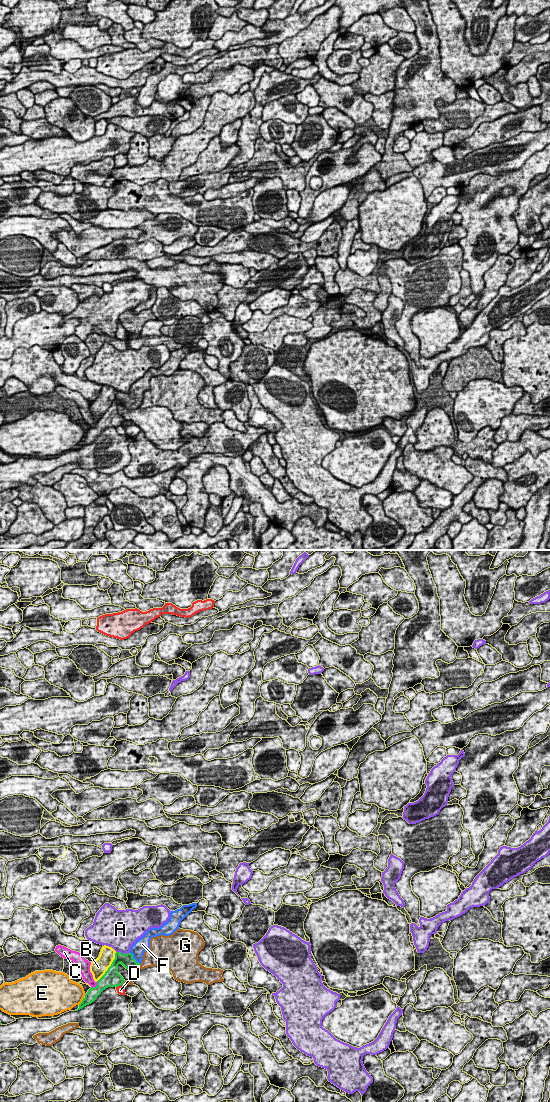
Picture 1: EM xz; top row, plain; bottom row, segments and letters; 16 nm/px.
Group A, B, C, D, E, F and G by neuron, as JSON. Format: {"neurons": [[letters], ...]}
{"neurons": [["A"], ["B"], ["C"], ["D"], ["E"], ["F"], ["G"]]}

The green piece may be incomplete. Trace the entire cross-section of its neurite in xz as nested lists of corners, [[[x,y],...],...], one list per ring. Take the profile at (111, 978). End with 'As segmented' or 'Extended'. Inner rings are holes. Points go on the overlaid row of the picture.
[[[192,903],[189,905],[183,905],[180,909],[175,911],[171,911],[168,921],[160,928],[149,929],[131,946],[129,953],[122,954],[121,952],[116,952],[115,959],[113,960],[111,966],[98,980],[97,985],[88,990],[82,1002],[79,1004],[79,1008],[75,1011],[78,1011],[84,1006],[94,1002],[106,988],[121,986],[125,980],[118,973],[118,965],[121,963],[128,970],[138,968],[142,963],[144,952],[150,949],[151,938],[160,935],[172,935],[177,929],[179,929],[180,922],[196,907],[197,903]]]. Extended

